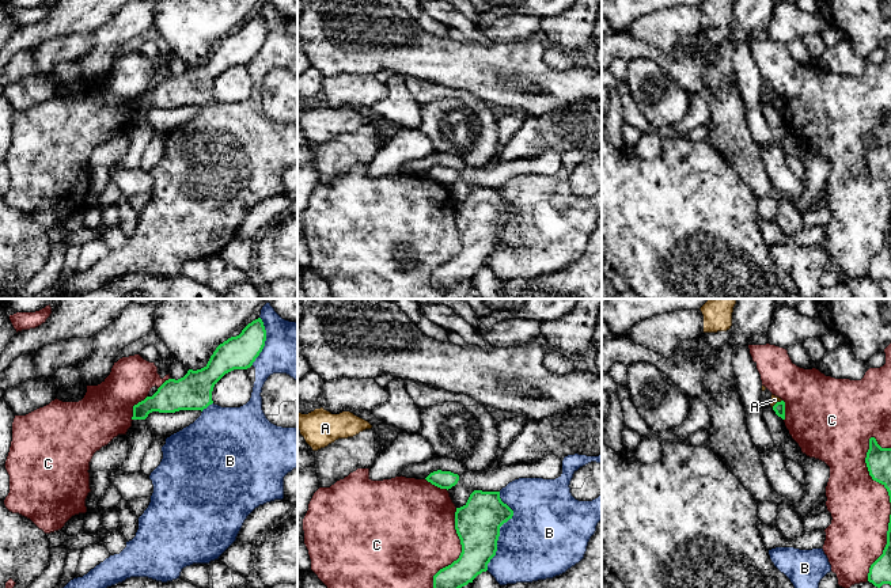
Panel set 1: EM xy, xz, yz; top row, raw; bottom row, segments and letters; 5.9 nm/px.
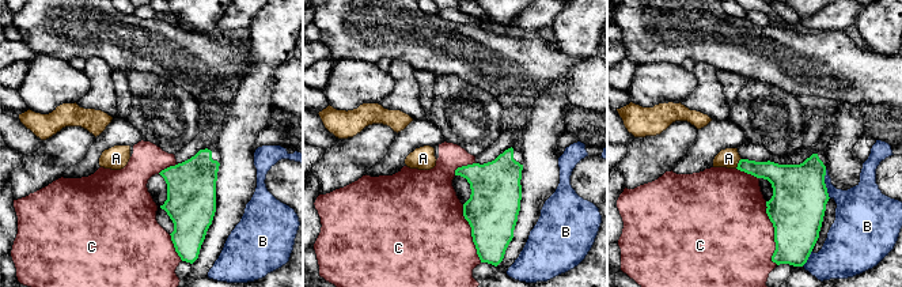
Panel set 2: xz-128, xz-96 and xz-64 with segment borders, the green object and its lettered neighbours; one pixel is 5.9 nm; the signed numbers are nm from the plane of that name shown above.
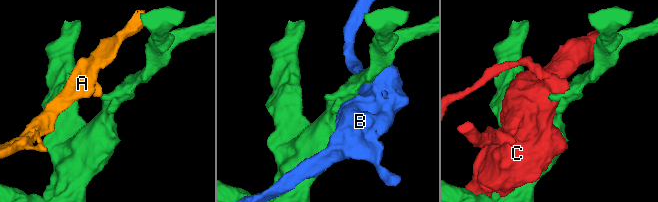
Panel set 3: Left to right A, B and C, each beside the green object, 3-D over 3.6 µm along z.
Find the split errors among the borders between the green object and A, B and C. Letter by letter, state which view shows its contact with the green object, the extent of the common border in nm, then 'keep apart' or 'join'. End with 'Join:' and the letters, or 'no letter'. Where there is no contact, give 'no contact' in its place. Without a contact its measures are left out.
A: contact in yz; length 80 nm; keep apart
B: contact in xz; length 480 nm; keep apart
C: contact in yz; length 420 nm; keep apart
Join: no letter

